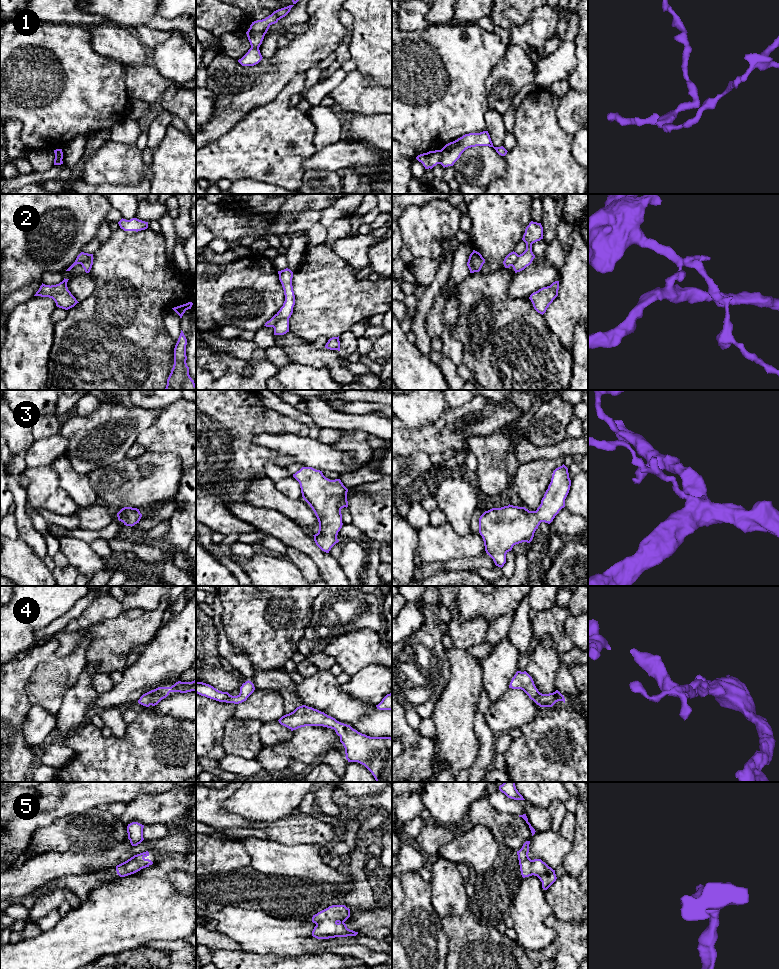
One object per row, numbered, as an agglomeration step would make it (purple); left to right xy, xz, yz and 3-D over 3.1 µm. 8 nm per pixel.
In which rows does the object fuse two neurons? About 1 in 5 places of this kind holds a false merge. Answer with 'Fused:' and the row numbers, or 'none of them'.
Fused: 1, 2

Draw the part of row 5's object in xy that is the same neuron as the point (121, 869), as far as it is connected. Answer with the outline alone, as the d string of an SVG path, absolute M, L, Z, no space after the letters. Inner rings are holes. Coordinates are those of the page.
M143 852L134 855L127 861L116 866L117 874L120 877L125 877L140 871L143 868L149 867L153 862L146 857L149 856L149 852Z

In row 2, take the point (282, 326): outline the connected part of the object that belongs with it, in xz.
M282 318L280 319L274 328L274 335L284 335L289 332L289 319Z

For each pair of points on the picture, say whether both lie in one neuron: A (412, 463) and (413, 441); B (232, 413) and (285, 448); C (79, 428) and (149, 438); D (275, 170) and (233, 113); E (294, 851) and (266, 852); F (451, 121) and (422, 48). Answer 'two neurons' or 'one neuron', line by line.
A: two neurons
B: two neurons
C: two neurons
D: two neurons
E: one neuron
F: one neuron

